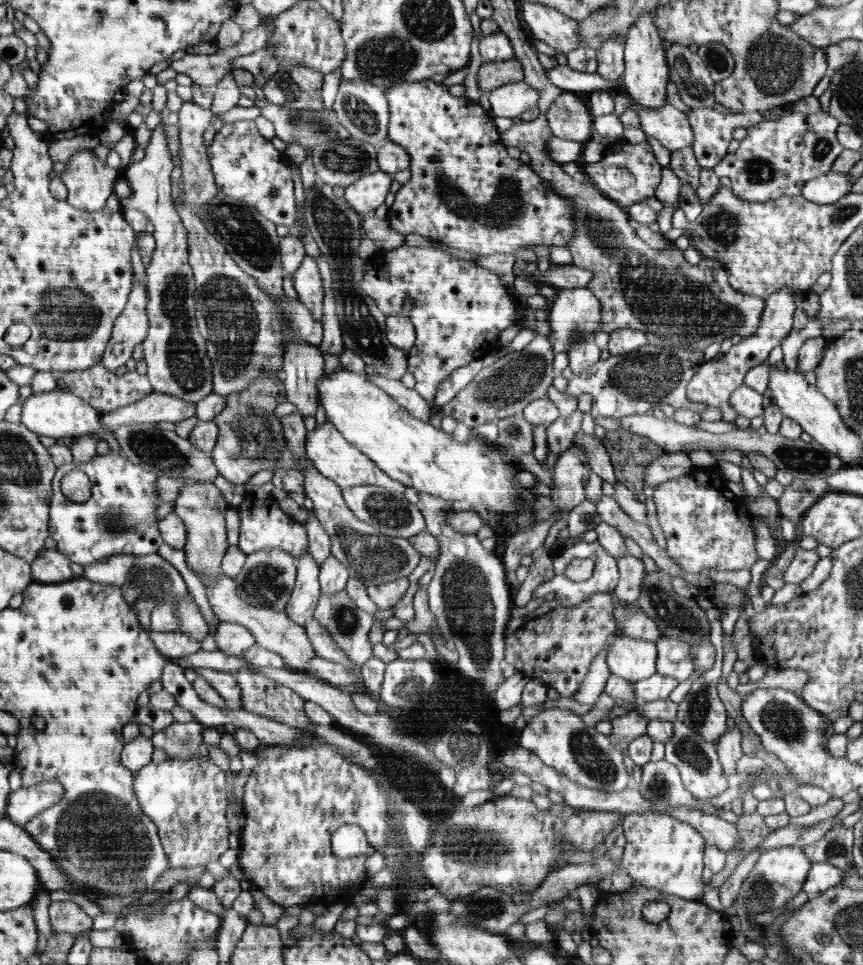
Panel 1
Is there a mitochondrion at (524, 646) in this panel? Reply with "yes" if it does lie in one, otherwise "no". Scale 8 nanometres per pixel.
no

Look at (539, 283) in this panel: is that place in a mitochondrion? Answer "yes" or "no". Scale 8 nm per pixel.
no

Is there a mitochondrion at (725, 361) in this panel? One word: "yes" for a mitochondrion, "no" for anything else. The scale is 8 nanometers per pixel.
no

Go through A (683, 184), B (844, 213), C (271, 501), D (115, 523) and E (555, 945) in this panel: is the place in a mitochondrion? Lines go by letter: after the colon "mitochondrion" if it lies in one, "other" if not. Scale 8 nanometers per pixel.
A: other
B: mitochondrion
C: other
D: mitochondrion
E: other

